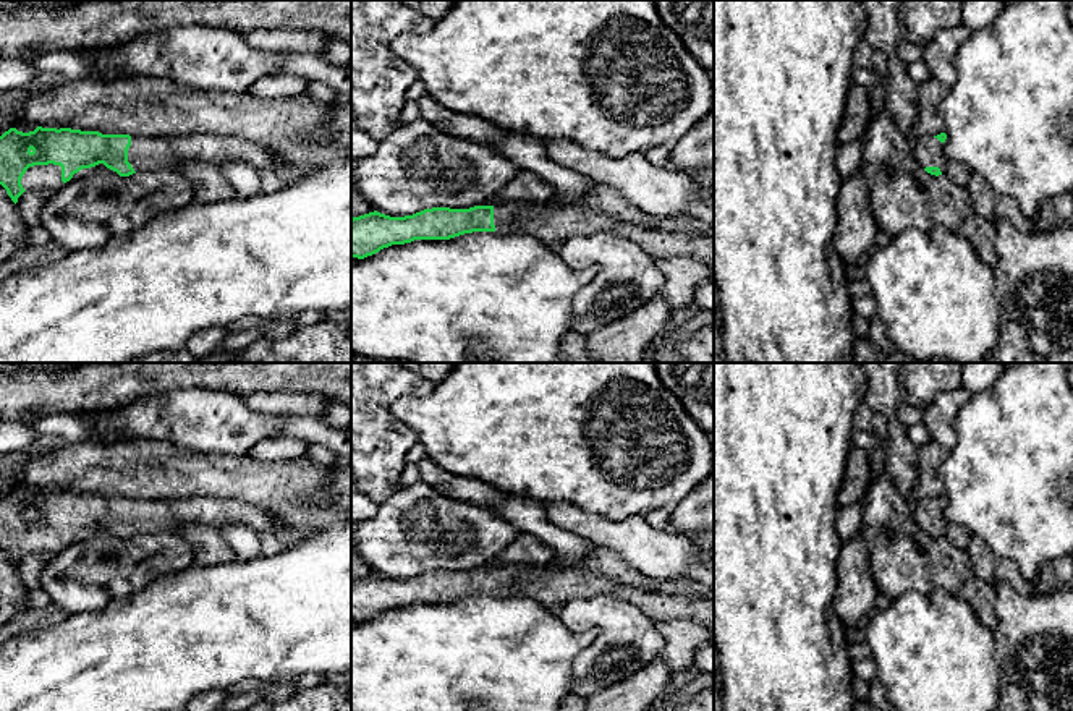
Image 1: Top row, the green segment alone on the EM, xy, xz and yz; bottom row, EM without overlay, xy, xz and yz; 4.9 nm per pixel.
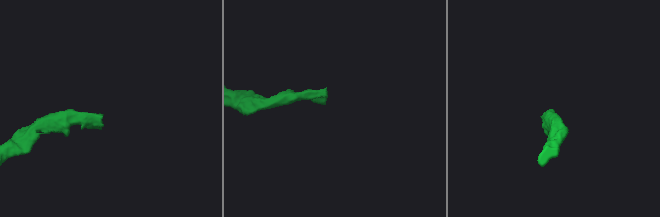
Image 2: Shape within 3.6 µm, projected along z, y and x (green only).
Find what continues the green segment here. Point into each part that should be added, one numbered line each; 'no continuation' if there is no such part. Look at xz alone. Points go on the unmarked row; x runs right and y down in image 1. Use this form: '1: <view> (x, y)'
1: xz (552, 590)

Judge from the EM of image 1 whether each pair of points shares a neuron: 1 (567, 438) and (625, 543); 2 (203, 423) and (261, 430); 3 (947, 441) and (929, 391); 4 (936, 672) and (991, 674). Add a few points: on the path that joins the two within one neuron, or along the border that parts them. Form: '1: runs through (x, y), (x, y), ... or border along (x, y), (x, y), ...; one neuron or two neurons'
1: border along (576, 506), (610, 519), (641, 515); two neurons
2: runs through (217, 423), (230, 428), (246, 428); one neuron
3: border along (960, 386), (941, 391), (923, 408); two neurons
4: runs through (949, 672), (978, 674); one neuron

